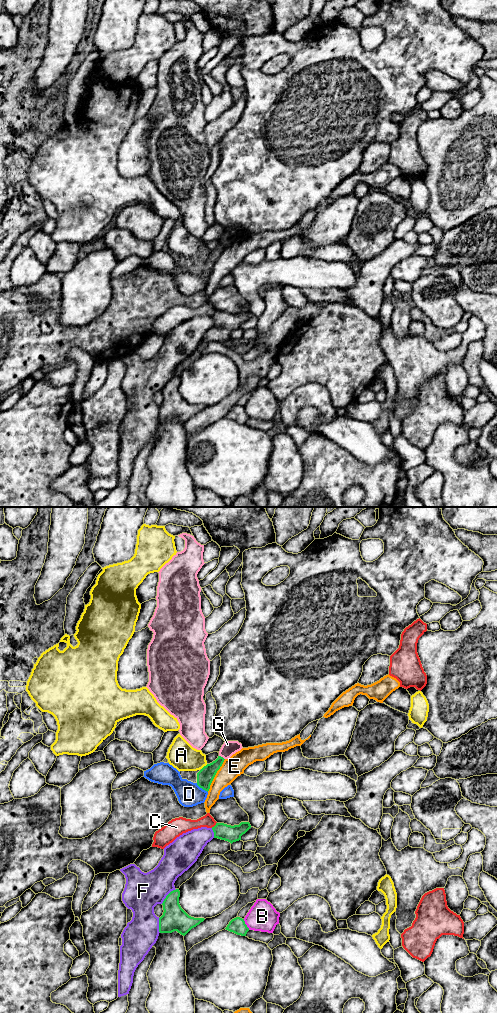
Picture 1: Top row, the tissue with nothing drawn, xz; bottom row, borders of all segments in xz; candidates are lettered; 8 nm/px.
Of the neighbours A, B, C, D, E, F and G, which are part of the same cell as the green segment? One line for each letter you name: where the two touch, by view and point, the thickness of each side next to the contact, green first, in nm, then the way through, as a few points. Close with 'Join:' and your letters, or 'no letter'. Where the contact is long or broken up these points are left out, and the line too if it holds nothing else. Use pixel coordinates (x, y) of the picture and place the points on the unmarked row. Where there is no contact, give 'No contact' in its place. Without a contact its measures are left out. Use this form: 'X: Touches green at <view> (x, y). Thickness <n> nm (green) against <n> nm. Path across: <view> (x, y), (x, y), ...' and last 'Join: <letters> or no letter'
Join: no letter

